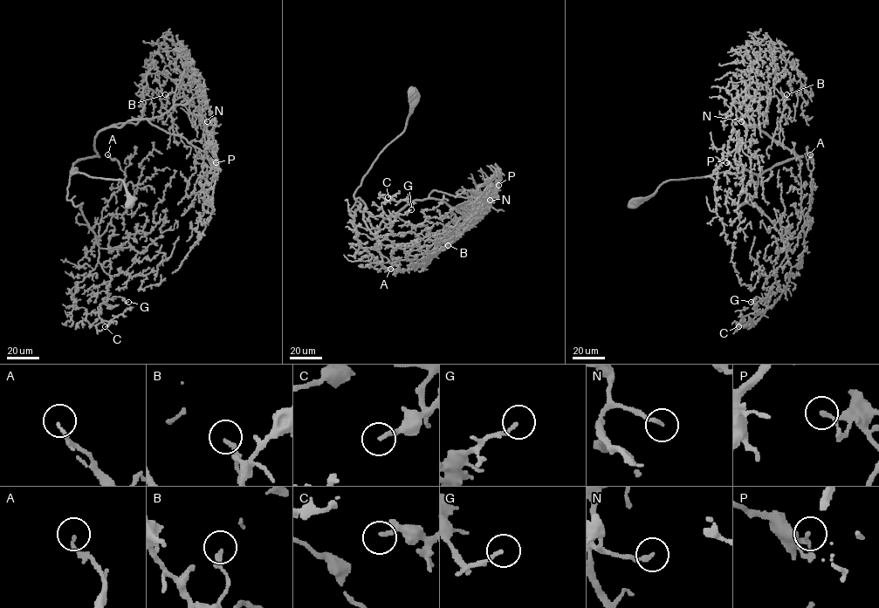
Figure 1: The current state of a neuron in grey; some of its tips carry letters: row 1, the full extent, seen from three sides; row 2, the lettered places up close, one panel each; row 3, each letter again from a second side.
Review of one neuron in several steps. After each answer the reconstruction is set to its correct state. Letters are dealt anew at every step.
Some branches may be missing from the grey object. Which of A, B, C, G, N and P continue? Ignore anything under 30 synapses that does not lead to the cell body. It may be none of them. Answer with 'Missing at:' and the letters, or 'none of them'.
Missing at: G, N

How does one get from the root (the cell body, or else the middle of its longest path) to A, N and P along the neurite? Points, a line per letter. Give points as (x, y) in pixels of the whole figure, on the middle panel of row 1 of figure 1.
A: (413, 93), (404, 130), (349, 210), (358, 198), (365, 204), (388, 260), (381, 268), (408, 269), (390, 269)
N: (413, 93), (404, 130), (353, 194), (360, 245), (381, 261), (380, 224), (415, 200), (451, 207), (490, 200)
P: (413, 93), (404, 130), (353, 194), (360, 245), (381, 261), (385, 219), (434, 190), (492, 200), (498, 185)

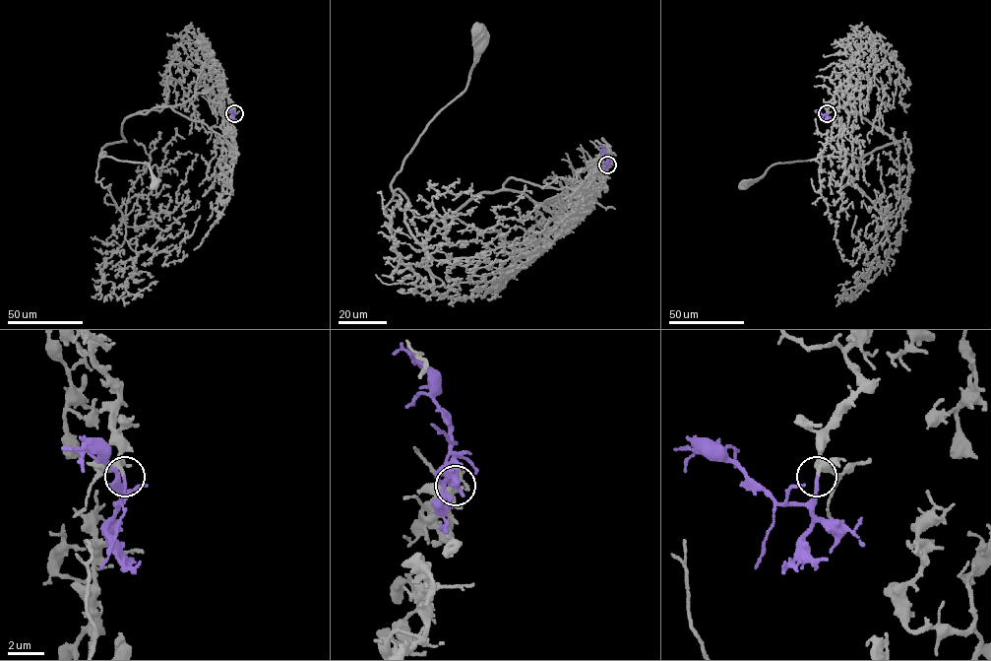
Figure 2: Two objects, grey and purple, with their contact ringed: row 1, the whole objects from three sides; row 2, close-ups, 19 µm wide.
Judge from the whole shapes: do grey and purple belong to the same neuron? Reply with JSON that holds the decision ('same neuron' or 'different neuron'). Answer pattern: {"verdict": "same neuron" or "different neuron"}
{"verdict": "same neuron"}

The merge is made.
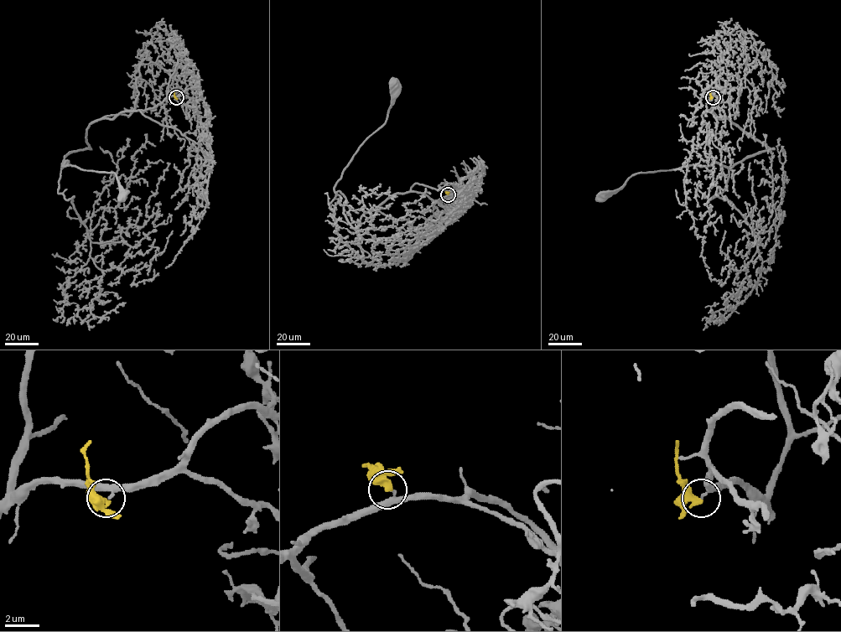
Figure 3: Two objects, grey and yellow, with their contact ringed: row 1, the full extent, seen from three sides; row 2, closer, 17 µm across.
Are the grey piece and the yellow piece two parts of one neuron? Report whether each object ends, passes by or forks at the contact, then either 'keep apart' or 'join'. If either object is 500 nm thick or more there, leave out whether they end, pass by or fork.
grey passes by; yellow ends; keep apart

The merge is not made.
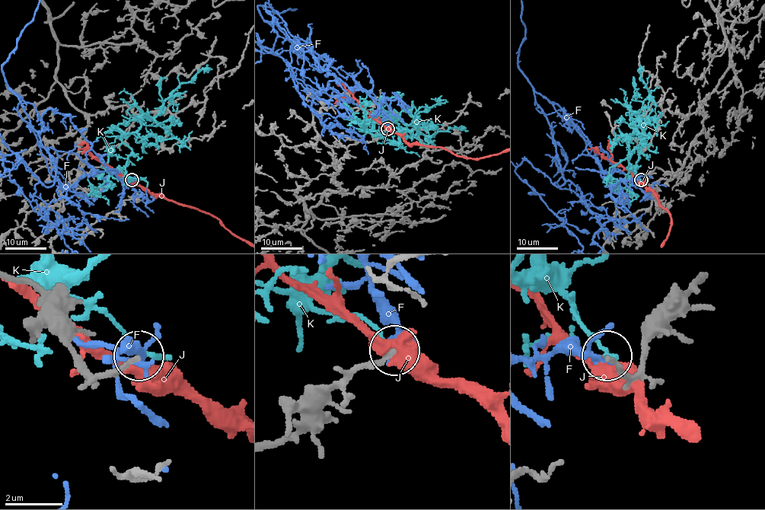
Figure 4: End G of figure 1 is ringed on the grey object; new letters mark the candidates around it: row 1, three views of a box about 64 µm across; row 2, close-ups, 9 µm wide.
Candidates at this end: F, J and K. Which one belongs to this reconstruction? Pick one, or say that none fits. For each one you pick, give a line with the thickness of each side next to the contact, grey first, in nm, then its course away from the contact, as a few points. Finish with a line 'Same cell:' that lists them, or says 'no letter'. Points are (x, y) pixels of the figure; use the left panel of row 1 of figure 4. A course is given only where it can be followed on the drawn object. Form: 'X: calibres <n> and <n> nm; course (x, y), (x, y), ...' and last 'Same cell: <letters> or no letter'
Same cell: no letter

